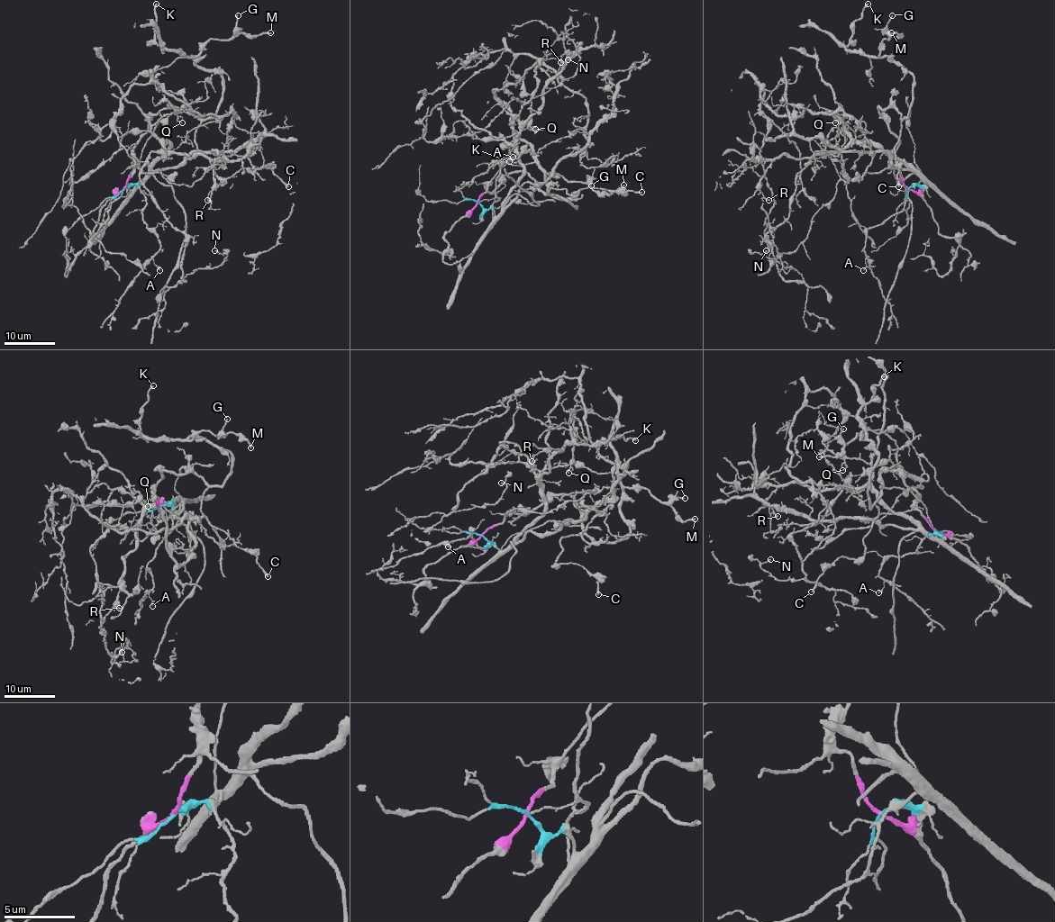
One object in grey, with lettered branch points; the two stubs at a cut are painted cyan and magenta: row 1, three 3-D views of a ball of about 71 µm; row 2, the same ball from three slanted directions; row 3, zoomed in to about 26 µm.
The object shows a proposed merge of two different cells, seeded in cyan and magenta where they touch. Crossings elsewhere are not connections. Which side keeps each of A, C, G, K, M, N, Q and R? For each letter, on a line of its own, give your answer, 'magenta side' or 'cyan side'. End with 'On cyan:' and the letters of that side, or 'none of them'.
A: cyan side
C: magenta side
G: magenta side
K: magenta side
M: magenta side
N: cyan side
Q: cyan side
R: cyan side
On cyan: A, N, Q, R

